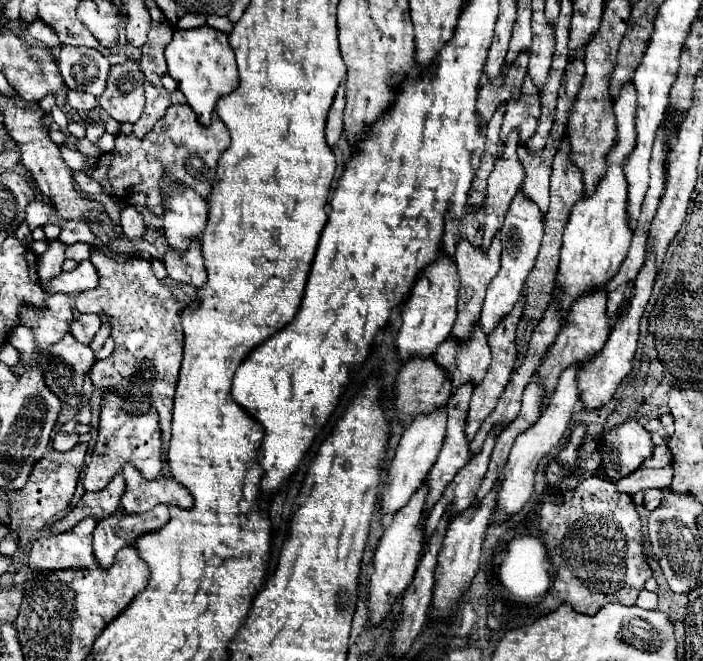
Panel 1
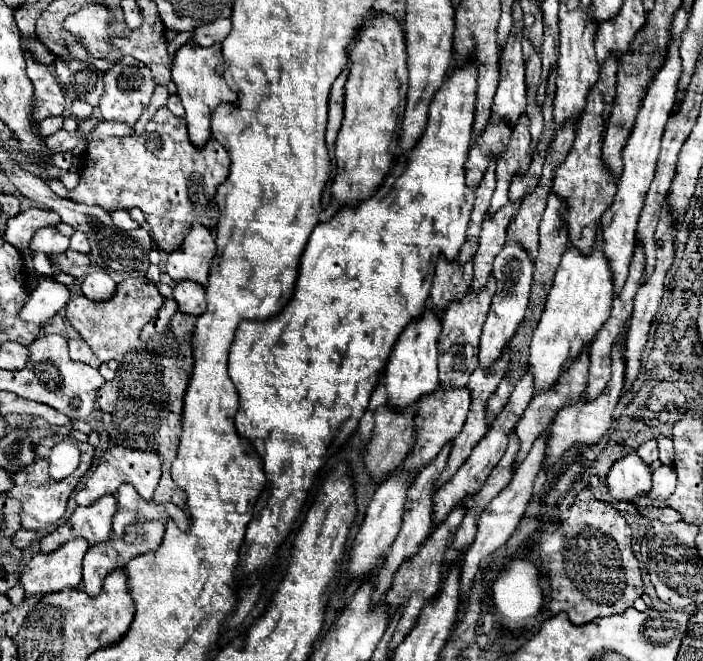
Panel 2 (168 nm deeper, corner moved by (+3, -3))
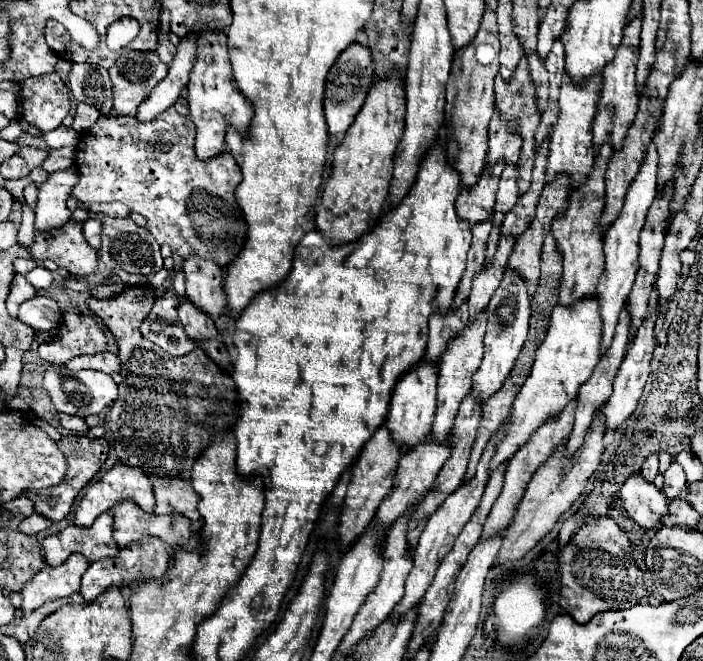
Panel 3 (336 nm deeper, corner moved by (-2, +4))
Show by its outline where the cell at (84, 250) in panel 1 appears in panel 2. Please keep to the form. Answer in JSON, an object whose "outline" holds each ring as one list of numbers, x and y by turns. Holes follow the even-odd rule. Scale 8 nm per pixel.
{"outline":[[68,249,66,253,58,255,58,265,64,273,72,275,74,279,80,279,86,275,86,269,90,265,90,257,86,253,78,253,78,251]]}

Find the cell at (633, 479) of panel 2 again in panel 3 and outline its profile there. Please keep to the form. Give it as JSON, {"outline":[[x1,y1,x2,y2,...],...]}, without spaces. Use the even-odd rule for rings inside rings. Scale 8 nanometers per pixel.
{"outline":[[641,474,629,476,621,488,623,508,631,520,645,530,659,530,661,518,669,514,665,494,651,482,645,482]]}

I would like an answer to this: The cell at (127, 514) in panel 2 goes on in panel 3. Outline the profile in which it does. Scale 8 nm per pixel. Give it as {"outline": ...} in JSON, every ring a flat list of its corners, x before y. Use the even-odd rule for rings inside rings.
{"outline":[[131,502,117,504,113,510,113,538,119,548,139,542,143,536,157,536,169,546,183,546,191,538,191,522,183,516,145,514]]}

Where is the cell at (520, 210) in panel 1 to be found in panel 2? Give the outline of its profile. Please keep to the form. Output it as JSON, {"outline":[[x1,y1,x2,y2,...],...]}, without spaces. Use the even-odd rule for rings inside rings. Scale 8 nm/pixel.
{"outline":[[506,235,506,243,502,247,502,251,496,255,494,259,494,277,498,281,498,289,494,293,484,329,482,329,482,337,480,337,480,365,488,367,492,361,498,359,498,355,502,355,502,349,508,345,508,341,512,339,516,327,520,325,526,305,528,305,528,295,530,295,530,283,532,283,532,273,534,273,534,263,528,255,528,251,522,247,522,243,518,239,514,239,512,235]]}

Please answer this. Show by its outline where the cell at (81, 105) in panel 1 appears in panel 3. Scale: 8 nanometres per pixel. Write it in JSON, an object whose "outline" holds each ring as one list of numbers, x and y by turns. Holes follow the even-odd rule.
{"outline":[[79,102,77,104,77,112,75,112,75,122,73,122,73,130,75,132,87,132,87,128,99,118,99,112,95,108,91,108,89,104]]}

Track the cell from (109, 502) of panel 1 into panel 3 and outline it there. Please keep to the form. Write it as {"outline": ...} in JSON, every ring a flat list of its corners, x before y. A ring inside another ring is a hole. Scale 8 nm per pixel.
{"outline":[[105,512,95,520,91,528,75,528,69,524,55,536,43,540,45,562,49,566,63,564,71,554,83,554,87,562,115,558,119,548,111,536,111,512]]}

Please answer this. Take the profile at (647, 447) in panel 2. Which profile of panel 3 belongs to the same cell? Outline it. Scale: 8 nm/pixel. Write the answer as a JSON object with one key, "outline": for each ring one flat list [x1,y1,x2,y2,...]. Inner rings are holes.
{"outline":[[651,454,645,462,643,462,643,468,641,468,641,476,647,478,649,482,655,480,657,476,657,468,659,468,659,460,657,460,657,454]]}

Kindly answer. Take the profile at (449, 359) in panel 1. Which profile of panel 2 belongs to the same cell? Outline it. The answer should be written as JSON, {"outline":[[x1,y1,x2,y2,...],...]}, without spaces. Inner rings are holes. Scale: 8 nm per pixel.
{"outline":[[438,385,438,389,432,391,430,395,422,395,422,399,418,401,418,407,416,407,418,409,416,445,410,451,410,455,406,455,404,469,420,471,426,463,430,463,430,459,434,459,434,455,438,455,438,451,442,449,444,443,456,439,456,435,462,431,462,425,466,421,470,399,472,397,470,397,468,387,442,387,442,385]]}

